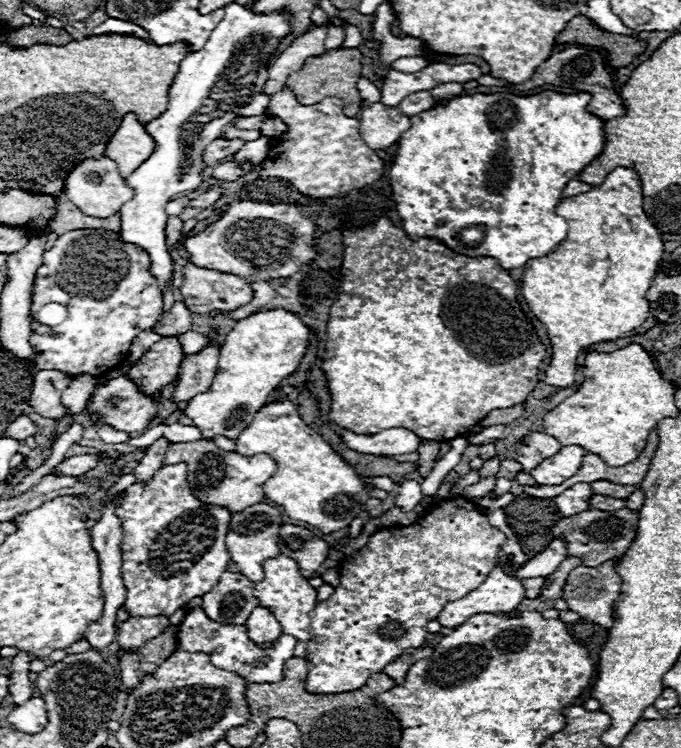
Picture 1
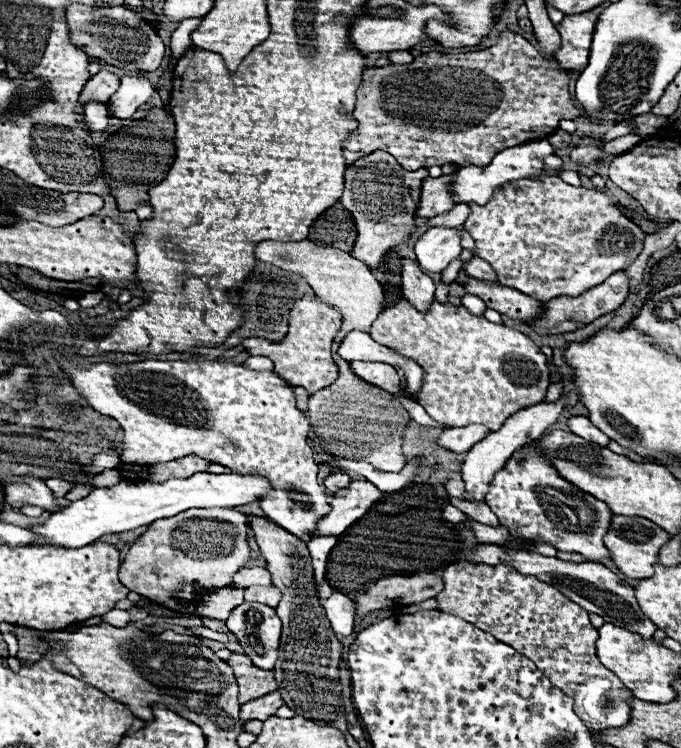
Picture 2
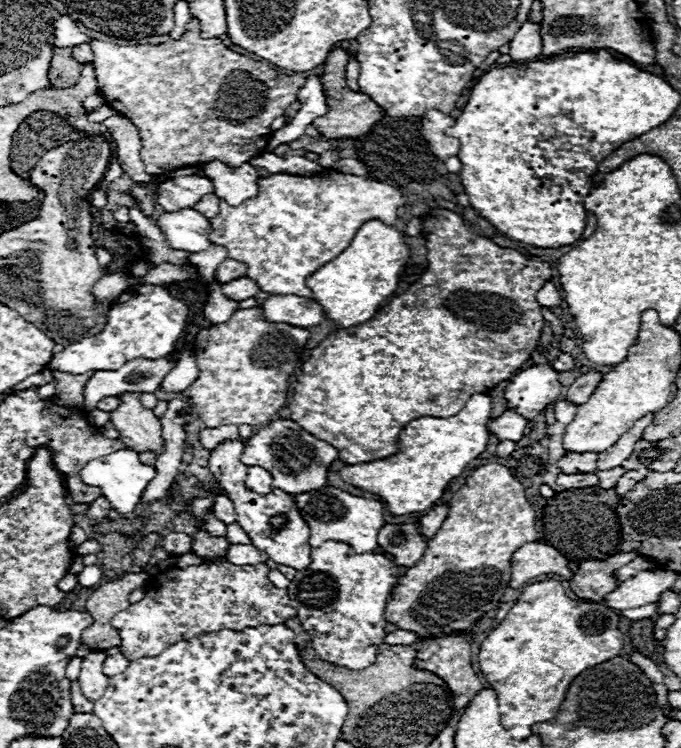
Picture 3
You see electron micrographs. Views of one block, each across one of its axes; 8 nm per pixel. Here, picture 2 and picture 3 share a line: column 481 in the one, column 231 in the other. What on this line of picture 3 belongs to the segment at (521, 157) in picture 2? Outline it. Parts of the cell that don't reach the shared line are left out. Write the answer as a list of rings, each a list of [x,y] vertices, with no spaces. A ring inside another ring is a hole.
[[[212,160],[212,162],[204,162],[204,164],[196,164],[196,166],[186,166],[180,170],[174,170],[166,176],[192,176],[196,172],[196,168],[204,168],[206,176],[212,180],[214,184],[214,194],[222,200],[226,200],[228,204],[236,206],[242,204],[248,198],[256,198],[258,196],[258,168],[250,166],[250,164],[242,164],[240,168],[232,168],[220,160]]]

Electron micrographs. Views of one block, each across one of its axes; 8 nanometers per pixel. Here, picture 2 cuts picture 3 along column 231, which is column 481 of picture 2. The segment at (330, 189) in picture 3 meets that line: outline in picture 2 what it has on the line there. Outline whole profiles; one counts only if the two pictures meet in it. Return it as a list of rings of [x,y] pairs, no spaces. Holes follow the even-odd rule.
[[[544,176],[544,180],[520,180],[516,188],[508,184],[500,196],[494,196],[488,204],[468,204],[472,208],[464,230],[472,234],[476,252],[498,274],[498,282],[508,288],[516,288],[536,300],[548,302],[558,296],[576,296],[602,284],[610,274],[626,270],[642,250],[644,232],[630,222],[612,204],[604,192],[576,188],[560,180],[558,176]]]

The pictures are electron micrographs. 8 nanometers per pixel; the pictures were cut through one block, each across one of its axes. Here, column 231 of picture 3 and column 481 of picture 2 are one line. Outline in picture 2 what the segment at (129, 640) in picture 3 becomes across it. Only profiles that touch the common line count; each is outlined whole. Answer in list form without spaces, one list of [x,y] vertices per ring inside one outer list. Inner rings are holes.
[[[456,562],[450,564],[444,570],[444,590],[436,596],[438,610],[458,616],[476,628],[492,634],[496,640],[512,646],[516,652],[522,656],[530,658],[536,668],[540,668],[552,684],[562,688],[562,692],[568,692],[568,696],[574,698],[574,712],[580,716],[582,722],[594,732],[610,730],[610,728],[622,728],[630,722],[630,704],[628,700],[634,698],[628,688],[620,682],[620,678],[604,668],[596,656],[596,640],[598,640],[598,630],[590,624],[588,612],[580,608],[576,602],[568,600],[562,592],[552,588],[550,584],[540,584],[540,580],[532,576],[520,576],[516,568],[508,564],[472,564],[472,562]]]

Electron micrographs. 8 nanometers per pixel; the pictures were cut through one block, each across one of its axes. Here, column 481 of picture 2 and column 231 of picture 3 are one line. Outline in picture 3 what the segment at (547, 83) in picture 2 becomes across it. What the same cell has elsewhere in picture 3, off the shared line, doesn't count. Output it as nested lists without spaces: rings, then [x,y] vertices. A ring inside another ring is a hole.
[[[196,18],[186,24],[186,32],[180,40],[170,40],[166,44],[118,46],[102,40],[92,40],[90,46],[94,52],[92,66],[96,70],[98,90],[112,110],[130,118],[136,126],[142,138],[140,156],[146,164],[146,174],[152,176],[162,176],[176,168],[208,160],[240,166],[250,162],[254,156],[260,156],[270,140],[270,124],[286,112],[306,82],[300,74],[268,74],[262,62],[232,52],[220,38],[202,38]]]

